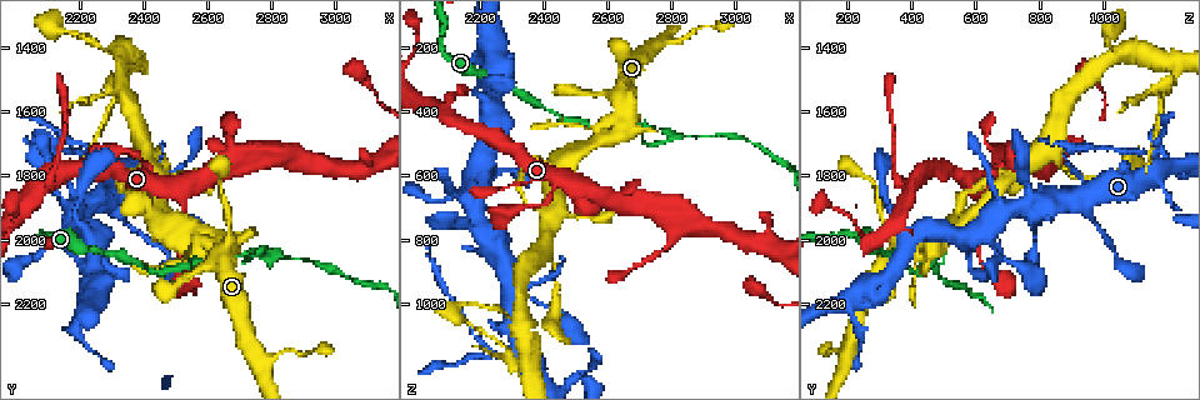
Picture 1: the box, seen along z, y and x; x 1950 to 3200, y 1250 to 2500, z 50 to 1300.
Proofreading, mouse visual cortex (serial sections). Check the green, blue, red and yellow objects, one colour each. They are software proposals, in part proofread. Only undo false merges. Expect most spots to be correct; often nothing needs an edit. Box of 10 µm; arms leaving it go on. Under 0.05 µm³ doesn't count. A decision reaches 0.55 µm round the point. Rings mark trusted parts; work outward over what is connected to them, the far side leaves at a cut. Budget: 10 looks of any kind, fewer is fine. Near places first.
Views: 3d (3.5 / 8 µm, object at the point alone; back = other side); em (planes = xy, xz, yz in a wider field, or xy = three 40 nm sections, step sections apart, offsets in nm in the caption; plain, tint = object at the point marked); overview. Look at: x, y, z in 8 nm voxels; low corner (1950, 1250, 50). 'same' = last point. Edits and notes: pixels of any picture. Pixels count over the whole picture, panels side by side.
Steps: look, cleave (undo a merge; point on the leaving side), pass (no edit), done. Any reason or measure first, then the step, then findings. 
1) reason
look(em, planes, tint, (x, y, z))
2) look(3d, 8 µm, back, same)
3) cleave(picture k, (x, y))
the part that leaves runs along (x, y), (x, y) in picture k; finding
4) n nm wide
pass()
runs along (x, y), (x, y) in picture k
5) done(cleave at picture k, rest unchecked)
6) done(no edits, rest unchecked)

sudden change in width
look(3d, 3.5 µm, (2140, 1850, 660))

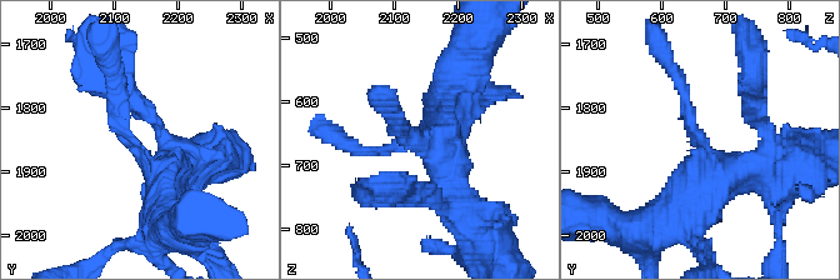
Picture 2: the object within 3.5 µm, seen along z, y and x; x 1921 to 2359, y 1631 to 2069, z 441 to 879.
now the EM
look(em, xy, step 2, tint, (2135, 1855, 660))

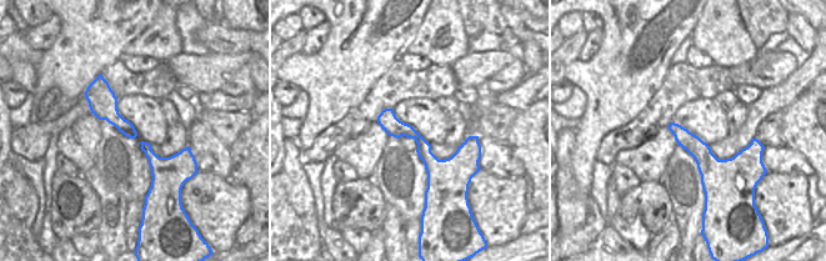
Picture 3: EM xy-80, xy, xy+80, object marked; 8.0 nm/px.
pass()
runs along (746, 169), (710, 169), (675, 73) in picture 2; one cell here

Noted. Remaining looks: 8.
sharp bend
look(3d, 8 µm, (2340, 1940, 970))

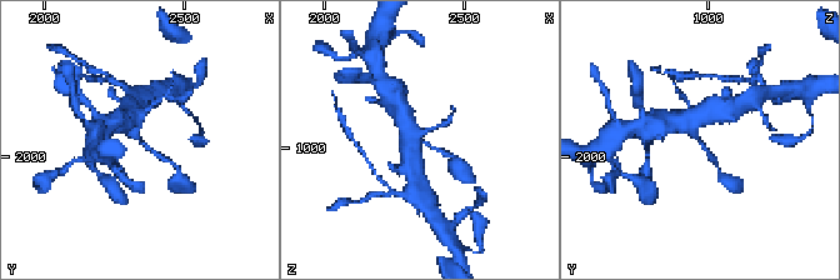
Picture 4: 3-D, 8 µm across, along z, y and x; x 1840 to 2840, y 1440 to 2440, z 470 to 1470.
closer look
look(3d, 3.5 µm, same)

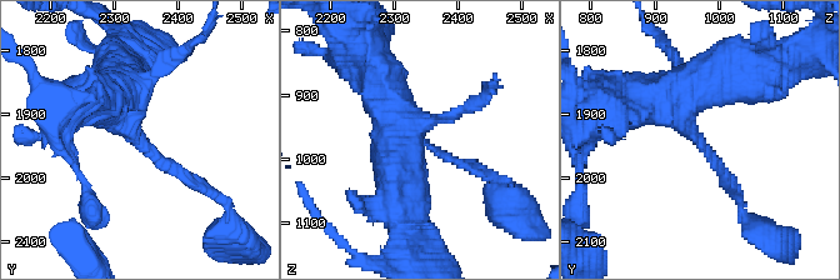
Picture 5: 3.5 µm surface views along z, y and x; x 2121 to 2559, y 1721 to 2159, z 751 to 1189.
arms of 100, 600 nm
look(em, planes, tint, (2330, 1930, 965))

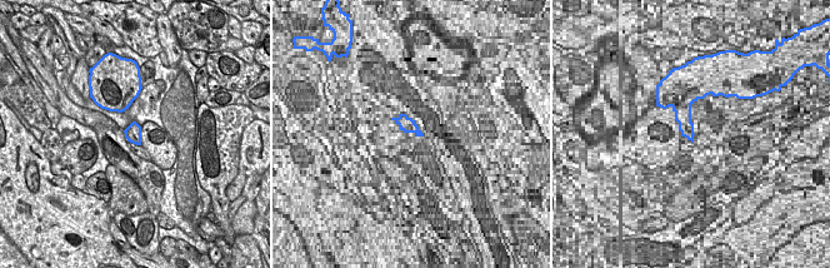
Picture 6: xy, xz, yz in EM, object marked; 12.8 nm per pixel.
pass()
runs along (119, 76), (119, 119), (195, 184) in picture 5; one cell here

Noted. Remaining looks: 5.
three arms meet
look(3d, 3.5 µm, (2100, 1810, 410))

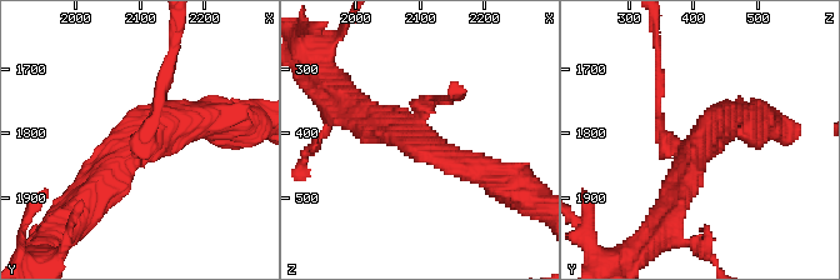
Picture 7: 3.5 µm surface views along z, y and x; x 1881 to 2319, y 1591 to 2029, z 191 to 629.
3 arms; arms of 150, 350, 400 nm; need the tissue
look(em, planes, tint, (2095, 1815, 410))

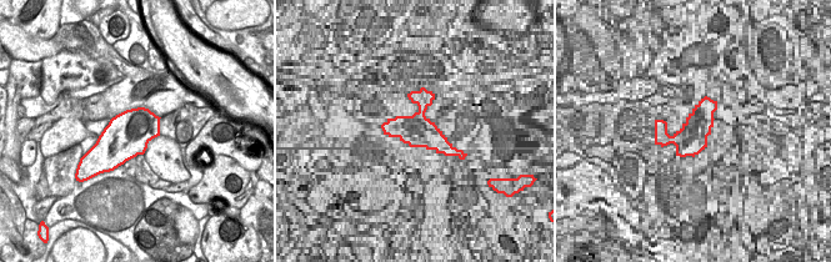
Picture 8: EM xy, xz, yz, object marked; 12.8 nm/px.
pass()
runs along (206, 118), (153, 129), (84, 205) in picture 7; one cell here

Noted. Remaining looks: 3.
four or more arms meet
look(3d, 3.5 µm, (2650, 2040, 360))

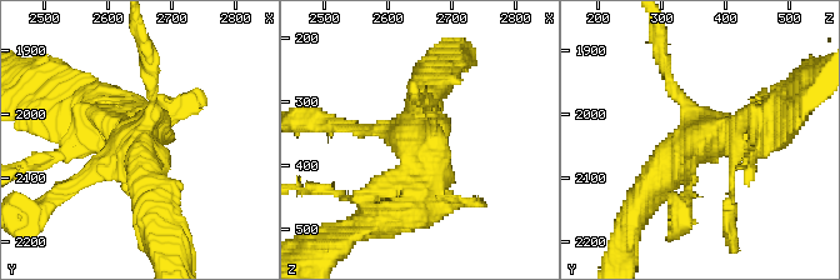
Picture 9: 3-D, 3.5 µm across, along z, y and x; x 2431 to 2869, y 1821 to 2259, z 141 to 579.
now the EM
look(em, xy, step 5, plain, (2645, 2040, 360))

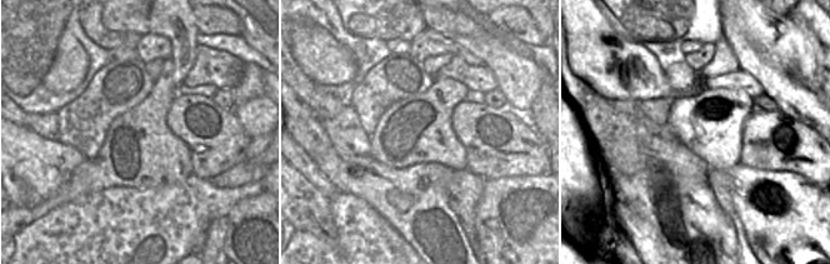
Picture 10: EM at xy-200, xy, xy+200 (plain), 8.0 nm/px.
where the object lies
look(em, xy, step 5, tint, same)

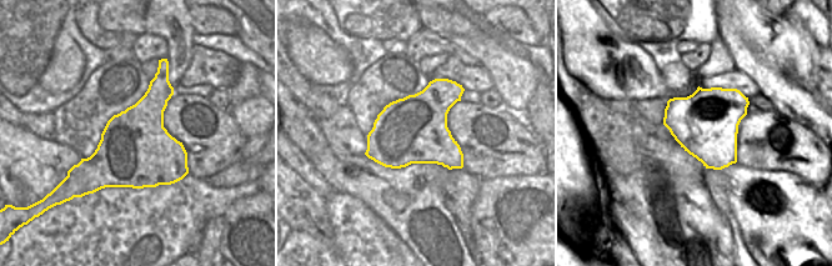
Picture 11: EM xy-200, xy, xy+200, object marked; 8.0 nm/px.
550 nm wide
pass()
runs along (644, 196), (691, 143), (769, 120) in picture 9; one cell here

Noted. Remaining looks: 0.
done(no edits, rest unchecked)

